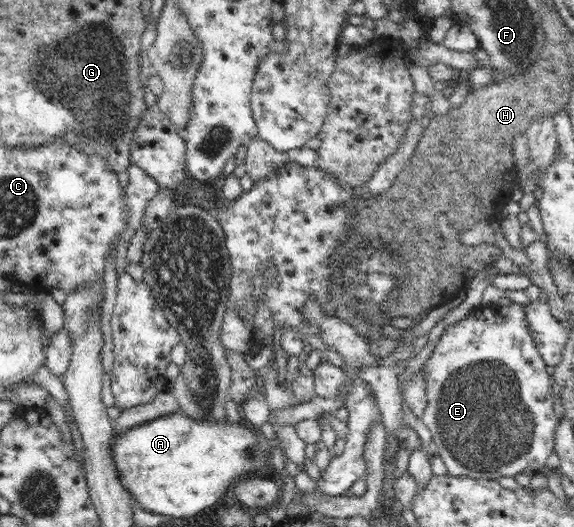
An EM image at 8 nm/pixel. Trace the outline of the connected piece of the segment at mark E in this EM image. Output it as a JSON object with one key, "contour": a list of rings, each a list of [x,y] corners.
{"contour":[[[511,303],[509,307],[476,307],[466,319],[449,325],[433,354],[425,361],[427,411],[423,433],[436,444],[439,454],[453,477],[463,475],[476,480],[514,477],[528,469],[546,472],[547,457],[554,452],[555,427],[558,419],[551,396],[552,376],[541,358],[527,323],[525,306]]]}

